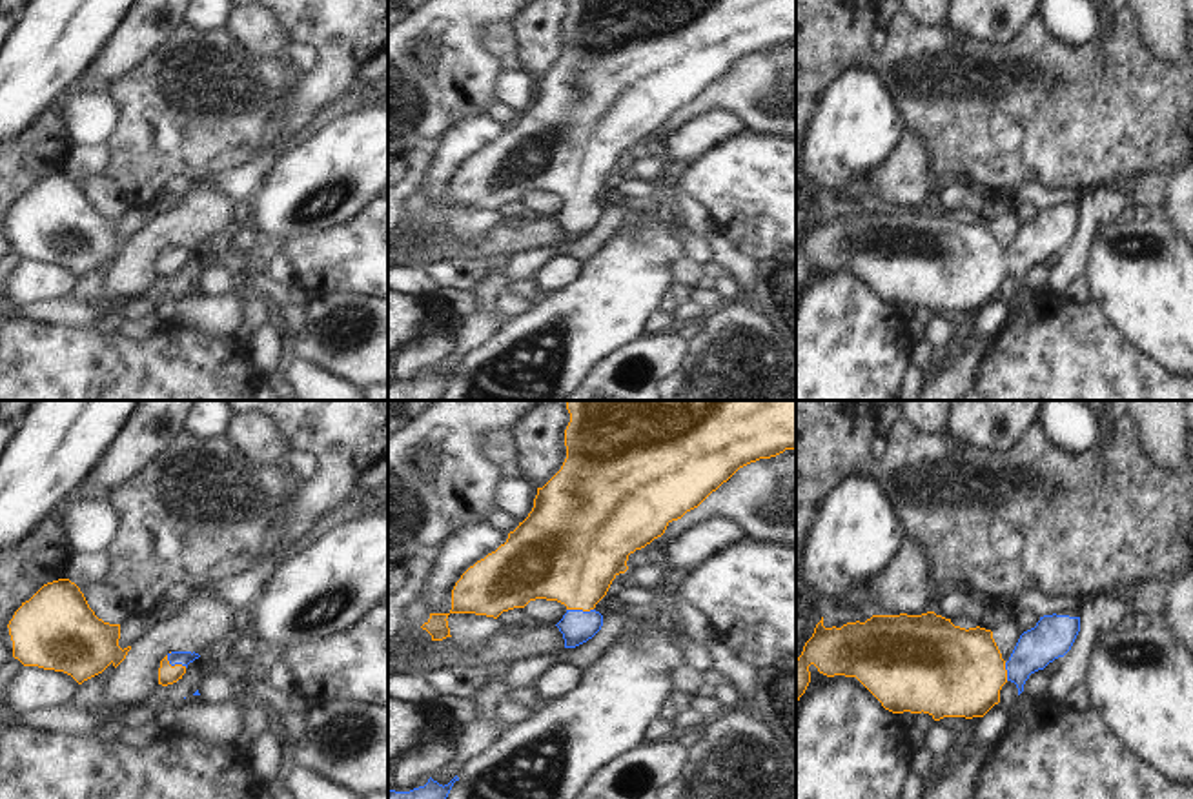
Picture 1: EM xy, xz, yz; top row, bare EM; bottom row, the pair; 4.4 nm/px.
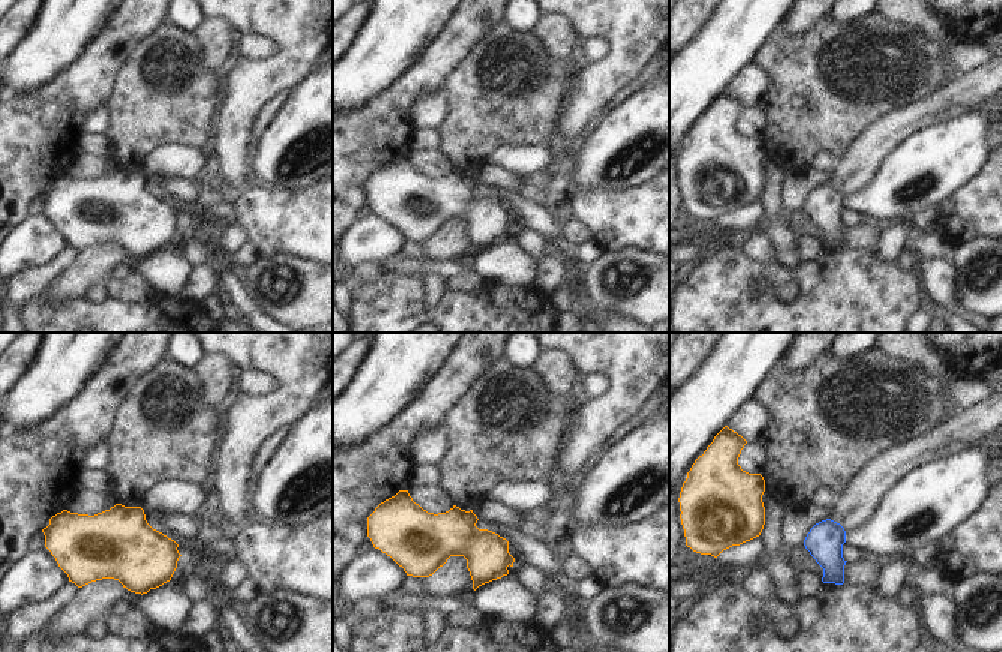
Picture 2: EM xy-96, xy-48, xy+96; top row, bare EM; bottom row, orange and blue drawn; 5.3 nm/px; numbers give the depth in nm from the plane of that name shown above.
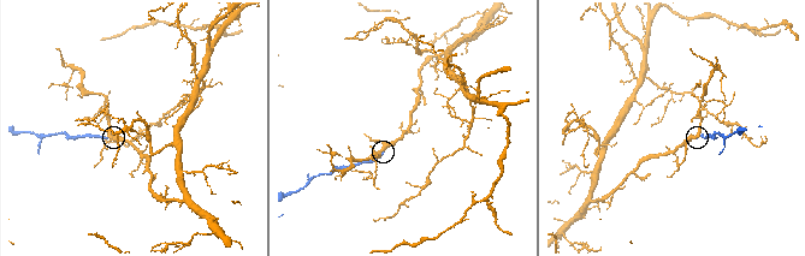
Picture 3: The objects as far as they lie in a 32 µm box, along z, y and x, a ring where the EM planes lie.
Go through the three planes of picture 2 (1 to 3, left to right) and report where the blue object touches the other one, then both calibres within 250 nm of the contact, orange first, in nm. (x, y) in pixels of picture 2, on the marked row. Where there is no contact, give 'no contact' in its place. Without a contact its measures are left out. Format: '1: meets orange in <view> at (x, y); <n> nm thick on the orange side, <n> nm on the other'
1: no contact
2: no contact
3: no contact

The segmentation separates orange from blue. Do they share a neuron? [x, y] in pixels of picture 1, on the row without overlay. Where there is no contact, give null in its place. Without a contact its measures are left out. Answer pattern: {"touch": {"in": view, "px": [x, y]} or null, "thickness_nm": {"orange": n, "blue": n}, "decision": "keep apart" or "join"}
{"touch": {"in": "xy", "px": [175, 257]}, "thickness_nm": {"orange": 90, "blue": 60}, "decision": "join"}

